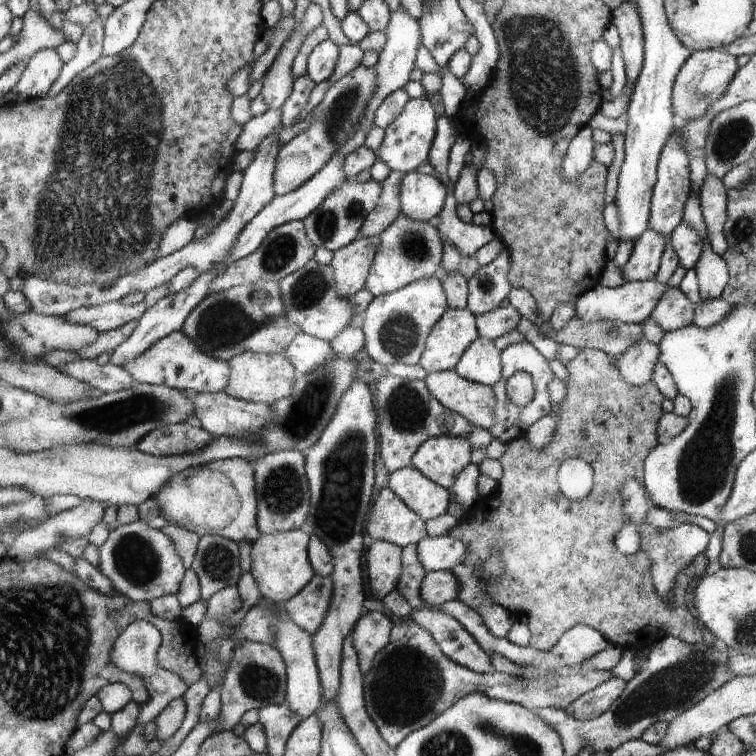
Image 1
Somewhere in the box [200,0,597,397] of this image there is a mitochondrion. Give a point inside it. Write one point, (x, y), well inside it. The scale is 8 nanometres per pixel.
(544, 84)

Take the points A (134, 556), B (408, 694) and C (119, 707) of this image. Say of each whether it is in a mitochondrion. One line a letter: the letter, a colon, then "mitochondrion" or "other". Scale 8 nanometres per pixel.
A: mitochondrion
B: mitochondrion
C: other

